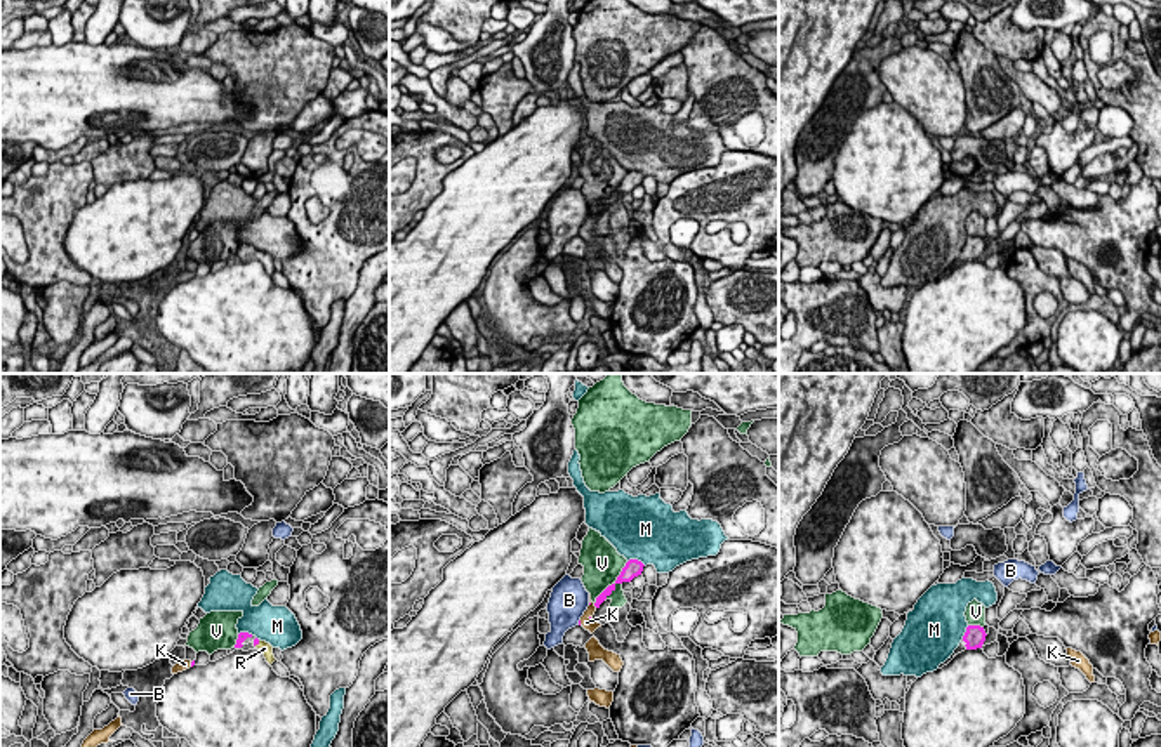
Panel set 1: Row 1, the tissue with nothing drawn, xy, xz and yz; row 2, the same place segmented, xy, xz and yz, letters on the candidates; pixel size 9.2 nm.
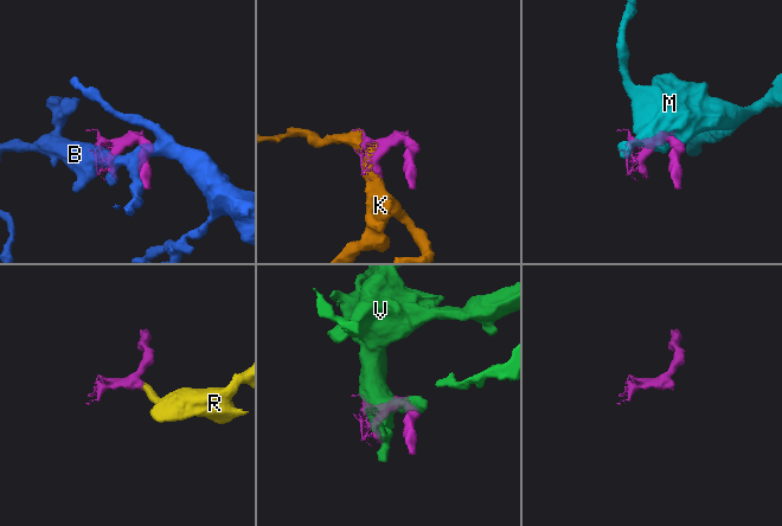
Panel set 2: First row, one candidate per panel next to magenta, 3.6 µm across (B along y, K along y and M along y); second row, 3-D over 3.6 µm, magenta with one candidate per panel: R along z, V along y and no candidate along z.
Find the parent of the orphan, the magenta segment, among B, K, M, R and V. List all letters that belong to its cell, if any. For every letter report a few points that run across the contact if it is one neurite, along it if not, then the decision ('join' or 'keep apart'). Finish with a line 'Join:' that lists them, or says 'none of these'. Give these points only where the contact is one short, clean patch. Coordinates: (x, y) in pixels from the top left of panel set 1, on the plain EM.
B: keep apart
K: join
M: line xz (628, 171), (638, 171), (645, 176); keep apart
R: line xy (256, 252), (256, 254), (263, 257); join
V: keep apart
Join: K, R

